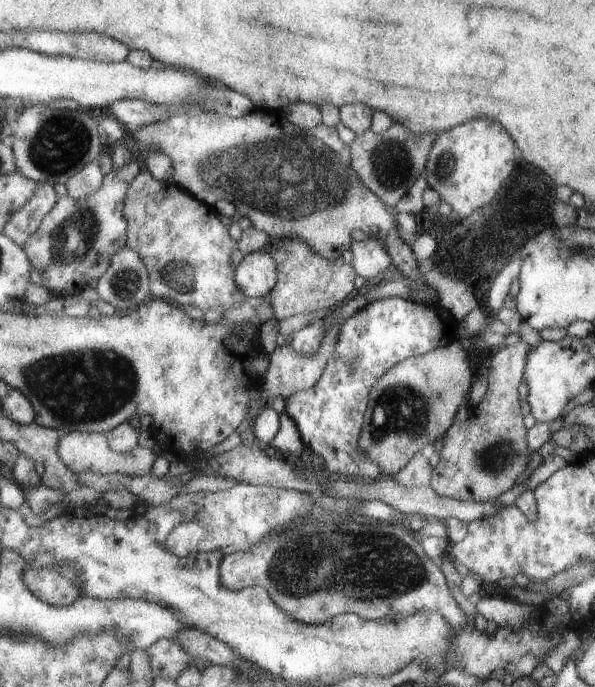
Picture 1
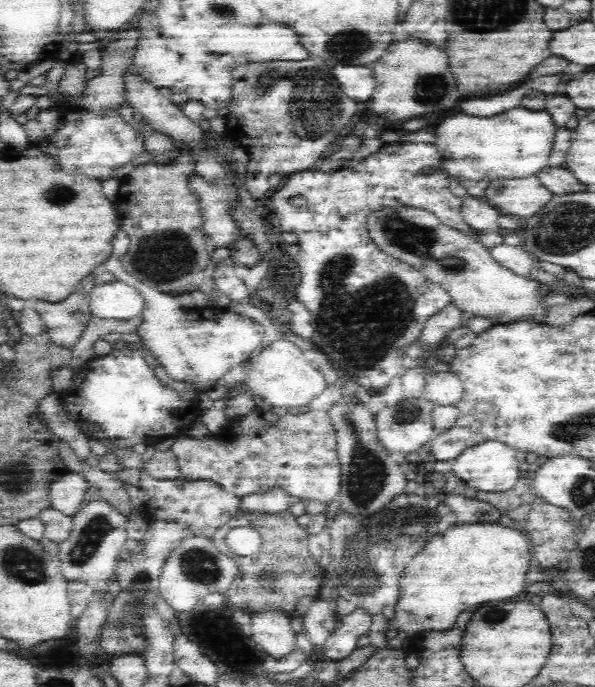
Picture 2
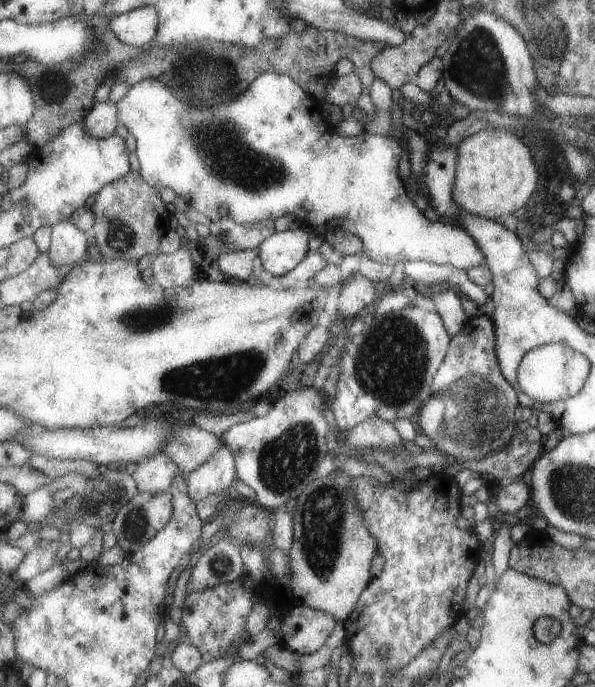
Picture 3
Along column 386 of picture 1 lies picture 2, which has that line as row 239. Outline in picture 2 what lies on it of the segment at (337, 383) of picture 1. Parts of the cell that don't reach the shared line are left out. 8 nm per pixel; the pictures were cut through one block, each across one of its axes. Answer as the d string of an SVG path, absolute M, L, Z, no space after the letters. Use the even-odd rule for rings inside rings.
M392 140L390 144L386 143L383 145L384 148L380 148L380 150L376 153L373 153L372 156L368 156L355 166L344 166L336 171L321 171L319 168L310 169L308 171L297 172L296 174L289 175L288 182L284 185L283 188L276 191L274 196L272 196L272 211L275 211L277 216L280 218L280 222L276 224L277 232L284 233L290 232L297 237L298 248L300 248L300 252L294 257L295 263L300 269L300 283L298 284L295 290L294 300L302 303L308 312L312 312L310 314L309 324L312 324L312 328L314 328L314 334L312 334L312 342L330 358L330 362L334 364L334 366L338 366L340 370L344 370L344 373L348 375L349 379L354 379L360 387L359 390L362 394L368 396L370 394L377 394L378 392L383 391L396 376L399 376L405 368L402 366L402 360L404 360L406 349L418 338L421 337L422 330L426 324L426 321L435 314L438 314L441 310L444 310L445 306L448 306L452 301L449 297L449 294L442 290L440 285L428 282L428 279L424 277L418 270L412 268L408 264L404 262L399 262L390 256L387 256L384 252L381 252L374 243L372 243L371 239L368 235L367 230L367 217L376 210L379 210L383 207L389 208L399 208L399 207L409 207L409 208L420 208L424 211L432 211L433 214L440 220L441 224L444 224L451 228L456 228L458 231L464 233L464 235L469 235L473 237L474 234L477 234L472 229L468 227L468 224L464 221L464 218L461 214L461 207L463 198L462 197L454 197L454 193L450 192L449 181L447 179L448 174L446 171L438 171L438 167L440 167L441 160L438 151L436 150L435 145L426 144L424 142L416 143L416 142L407 142L401 140ZM302 194L302 196L306 197L308 203L306 206L302 208L296 208L294 204L292 204L292 197L298 196Z

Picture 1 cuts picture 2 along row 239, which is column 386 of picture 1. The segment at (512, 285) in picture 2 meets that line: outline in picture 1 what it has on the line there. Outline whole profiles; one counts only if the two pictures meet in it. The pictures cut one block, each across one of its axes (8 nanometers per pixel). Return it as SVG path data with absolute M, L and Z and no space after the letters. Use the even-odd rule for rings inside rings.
M457 339L430 352L408 357L393 364L377 378L368 393L358 439L360 450L370 460L374 460L385 474L395 475L413 454L423 446L433 444L436 438L443 437L452 426L456 411L471 387L474 371L467 345Z

